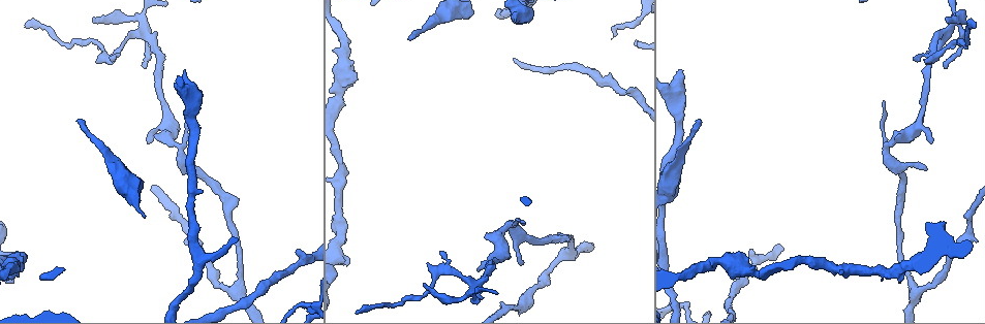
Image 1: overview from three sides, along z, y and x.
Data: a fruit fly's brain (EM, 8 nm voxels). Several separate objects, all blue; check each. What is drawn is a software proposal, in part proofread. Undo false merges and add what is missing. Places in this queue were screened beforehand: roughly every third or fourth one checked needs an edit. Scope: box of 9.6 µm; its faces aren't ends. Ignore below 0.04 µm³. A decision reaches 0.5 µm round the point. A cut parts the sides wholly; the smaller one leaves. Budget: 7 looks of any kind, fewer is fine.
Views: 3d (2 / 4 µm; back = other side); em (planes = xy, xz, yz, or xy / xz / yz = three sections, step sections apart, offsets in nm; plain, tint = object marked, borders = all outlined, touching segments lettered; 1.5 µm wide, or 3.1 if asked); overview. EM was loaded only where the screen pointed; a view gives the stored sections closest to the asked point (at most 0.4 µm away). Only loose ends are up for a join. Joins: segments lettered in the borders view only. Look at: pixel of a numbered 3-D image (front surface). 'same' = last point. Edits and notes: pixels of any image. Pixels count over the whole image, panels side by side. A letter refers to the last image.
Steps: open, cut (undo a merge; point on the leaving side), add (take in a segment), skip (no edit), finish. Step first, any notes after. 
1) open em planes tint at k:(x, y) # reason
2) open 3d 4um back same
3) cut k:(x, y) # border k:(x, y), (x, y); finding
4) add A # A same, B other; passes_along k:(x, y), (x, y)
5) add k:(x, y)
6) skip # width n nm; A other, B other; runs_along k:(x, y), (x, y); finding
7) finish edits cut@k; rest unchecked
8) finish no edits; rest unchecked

open em xz step 4 tint at 1:(472, 292) # abrupt turn

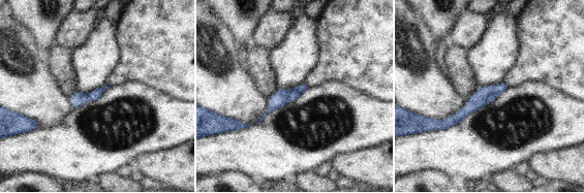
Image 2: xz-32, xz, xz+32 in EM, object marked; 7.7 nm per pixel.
open em planes borders same # another direction

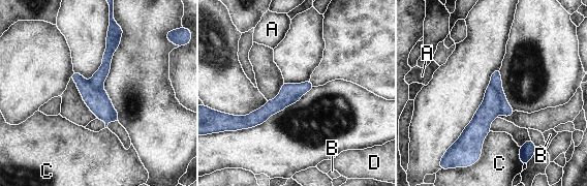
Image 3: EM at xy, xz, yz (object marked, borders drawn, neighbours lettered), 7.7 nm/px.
cut 3:(505, 110) # longest_contact C 280 nm; A other, B other, C other, D other; part_leaving 3:(110, 32), (111, 49), (97, 85); a second neuron is stuck on

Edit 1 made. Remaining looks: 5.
open 3d 2um back at 1:(514, 22) # free end

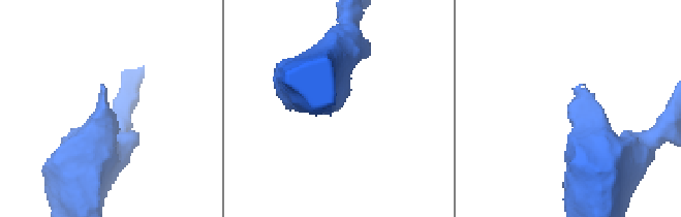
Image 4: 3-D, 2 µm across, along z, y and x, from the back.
open em xz step 4 tint at 4:(581, 84)

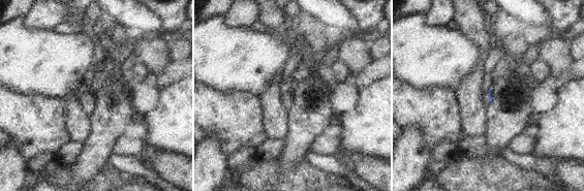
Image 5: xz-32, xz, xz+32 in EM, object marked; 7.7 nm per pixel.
open em xy step 8 borders same # another direction

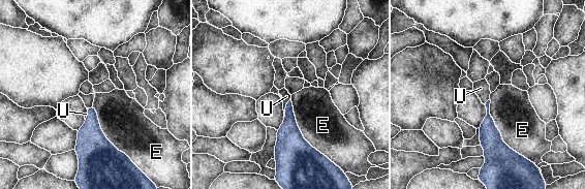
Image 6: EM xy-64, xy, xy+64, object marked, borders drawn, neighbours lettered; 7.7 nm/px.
add U # E other, U same; passes_along 6:(289, 138), (285, 107), (286, 96); the neuron continues

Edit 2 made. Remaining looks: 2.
finish edits cut@3, add@6; rest unchecked

